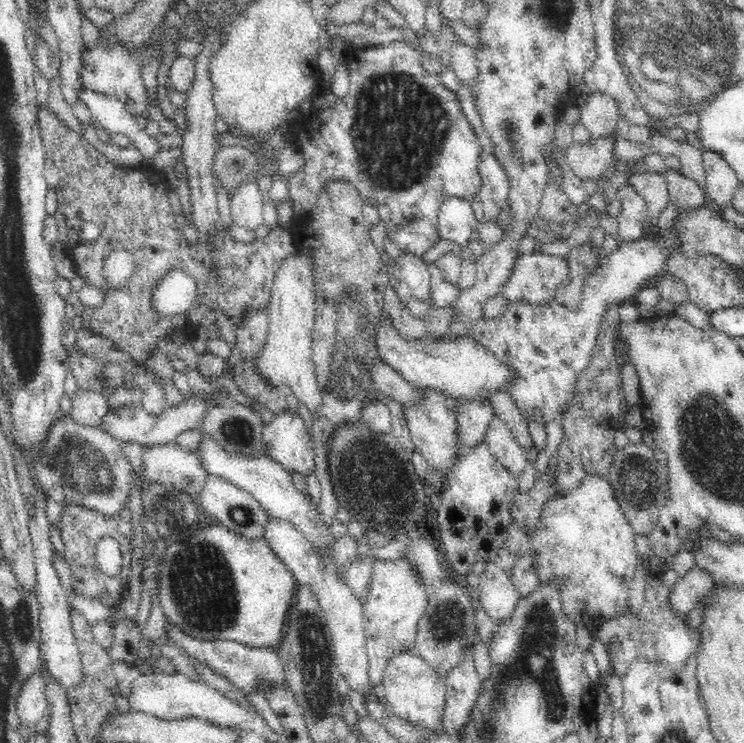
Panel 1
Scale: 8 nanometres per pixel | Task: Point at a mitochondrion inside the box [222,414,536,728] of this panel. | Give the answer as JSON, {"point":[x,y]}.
{"point":[313,655]}

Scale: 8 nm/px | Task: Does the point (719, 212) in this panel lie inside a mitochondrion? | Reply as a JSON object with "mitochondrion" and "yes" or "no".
{"mitochondrion":"no"}

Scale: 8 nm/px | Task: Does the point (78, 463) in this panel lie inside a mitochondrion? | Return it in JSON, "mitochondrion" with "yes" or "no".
{"mitochondrion":"yes"}

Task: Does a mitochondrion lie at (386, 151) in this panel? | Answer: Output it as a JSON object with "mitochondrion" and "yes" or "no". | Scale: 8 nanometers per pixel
{"mitochondrion":"yes"}

